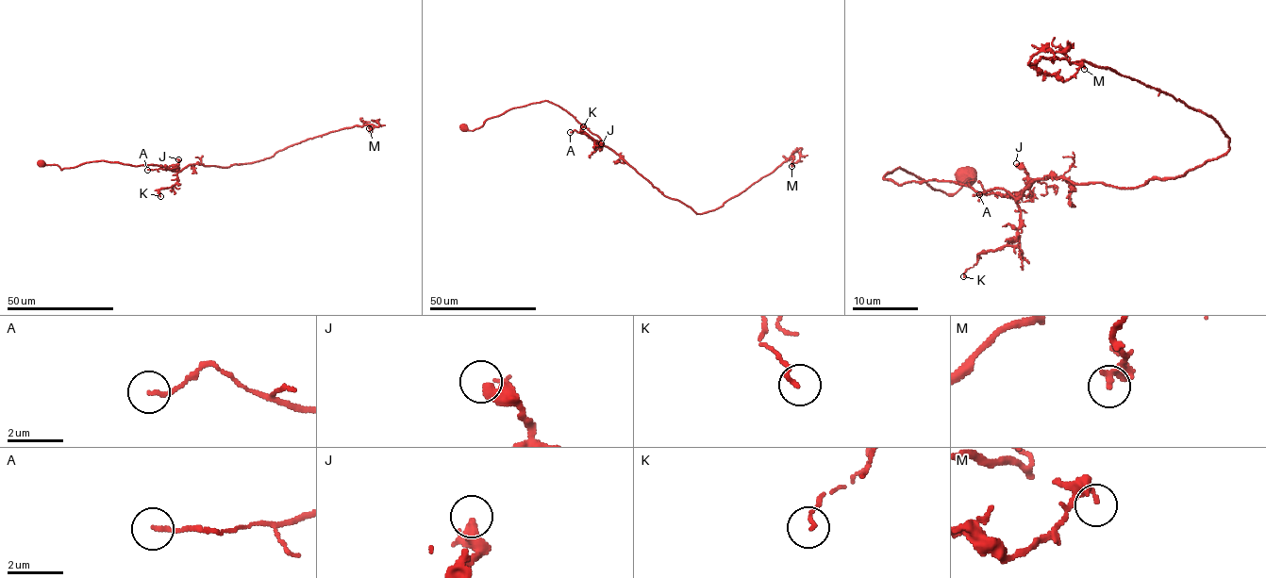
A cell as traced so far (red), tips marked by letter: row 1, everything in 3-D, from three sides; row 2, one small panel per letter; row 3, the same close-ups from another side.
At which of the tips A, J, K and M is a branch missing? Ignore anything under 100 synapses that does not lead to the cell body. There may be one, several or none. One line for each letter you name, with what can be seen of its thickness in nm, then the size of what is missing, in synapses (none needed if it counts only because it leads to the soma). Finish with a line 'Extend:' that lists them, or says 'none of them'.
Extend: none of them

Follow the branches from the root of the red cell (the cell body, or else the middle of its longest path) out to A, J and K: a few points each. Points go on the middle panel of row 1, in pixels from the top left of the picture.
A: (463, 128), (474, 130), (509, 109), (547, 100), (569, 112), (595, 134), (601, 143), (574, 130), (570, 132)
J: (463, 128), (474, 130), (509, 109), (547, 100), (595, 134), (601, 140), (599, 147), (601, 143)
K: (463, 128), (474, 130), (509, 109), (545, 100), (566, 110), (595, 134), (600, 145), (580, 131), (583, 126)

